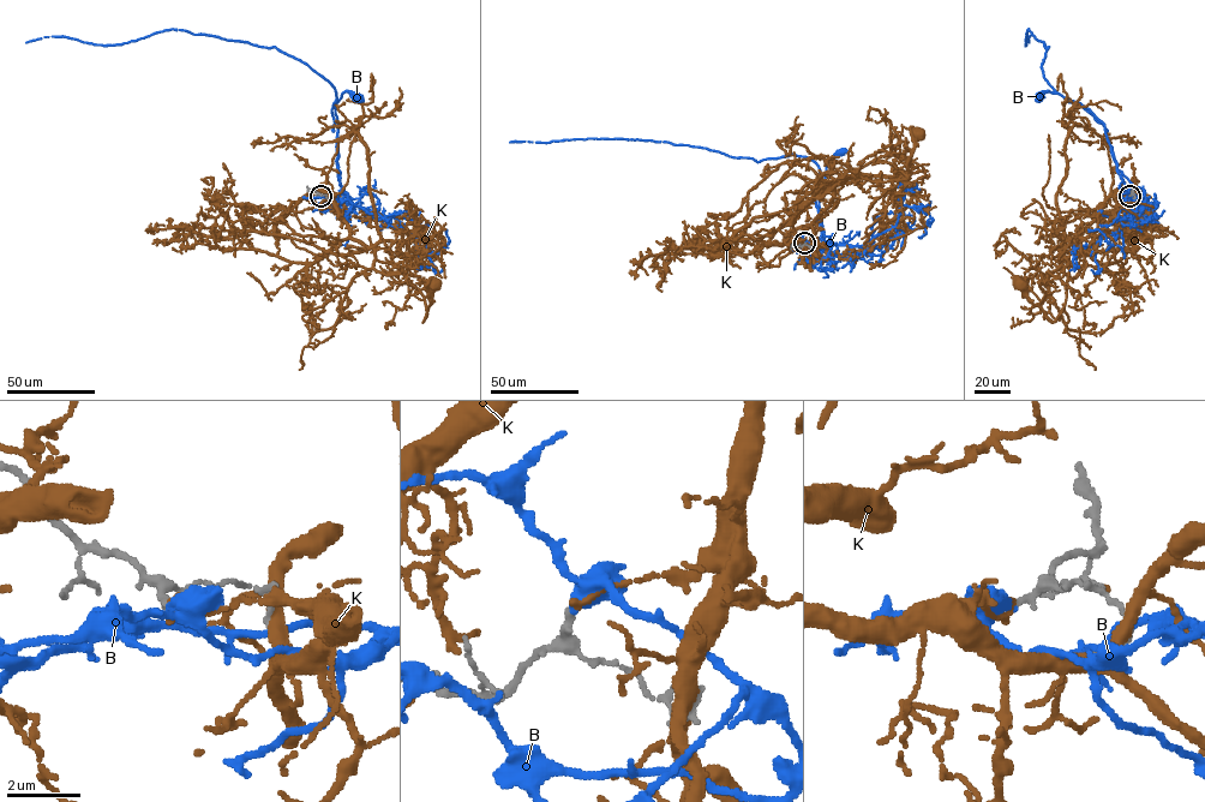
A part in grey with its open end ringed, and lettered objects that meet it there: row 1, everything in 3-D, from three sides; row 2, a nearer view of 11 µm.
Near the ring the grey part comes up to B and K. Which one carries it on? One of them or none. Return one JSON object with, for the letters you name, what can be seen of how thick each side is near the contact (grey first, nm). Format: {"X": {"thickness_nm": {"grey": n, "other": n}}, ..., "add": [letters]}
{"add": []}

